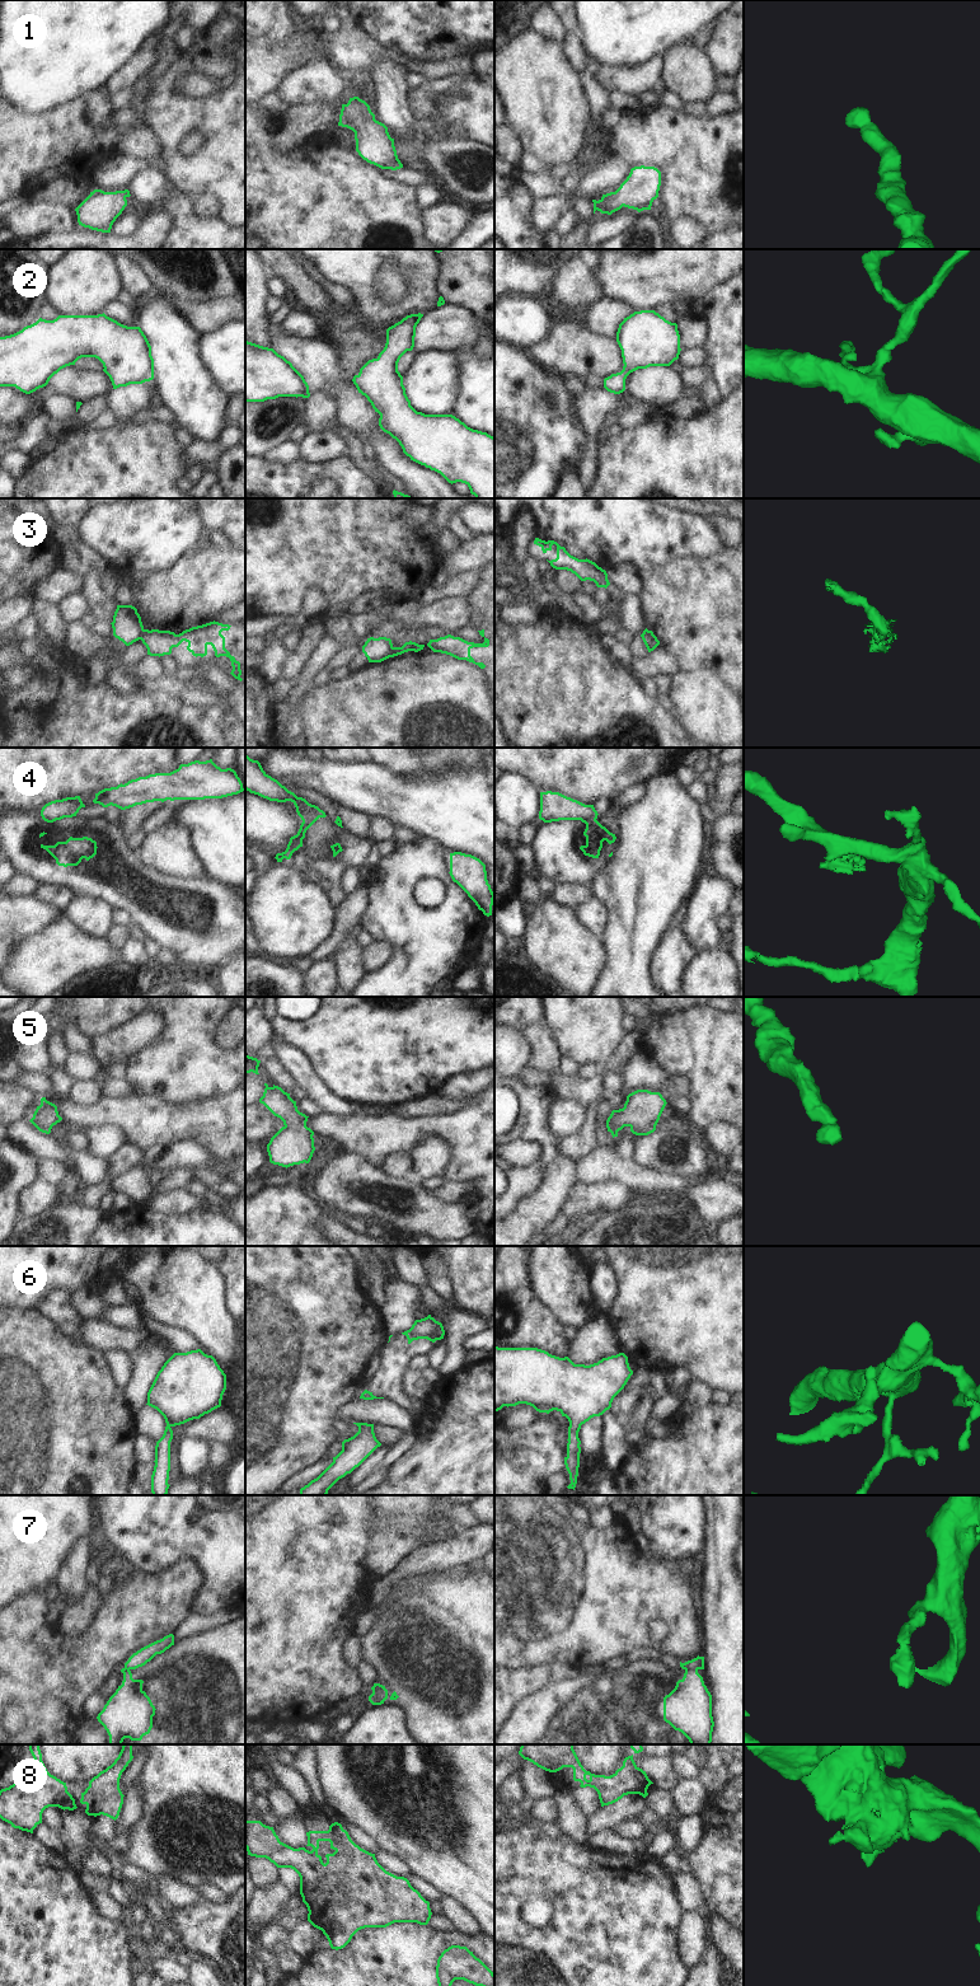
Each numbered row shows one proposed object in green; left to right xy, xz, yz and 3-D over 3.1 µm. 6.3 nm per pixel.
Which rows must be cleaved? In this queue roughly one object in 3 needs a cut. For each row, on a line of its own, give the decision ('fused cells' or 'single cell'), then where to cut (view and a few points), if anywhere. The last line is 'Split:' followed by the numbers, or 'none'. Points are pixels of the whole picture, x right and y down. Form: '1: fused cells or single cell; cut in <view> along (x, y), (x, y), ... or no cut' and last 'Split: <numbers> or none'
1: single cell; no cut
2: single cell; no cut
3: fused cells; cut in xy along (145, 630), (139, 638)
4: fused cells; cut in xz along (301, 827), (301, 844)
5: single cell; no cut
6: single cell; no cut
7: fused cells; cut in yz along (685, 1668), (694, 1668), (697, 1671)
8: single cell; no cut
Split: 3, 4, 7

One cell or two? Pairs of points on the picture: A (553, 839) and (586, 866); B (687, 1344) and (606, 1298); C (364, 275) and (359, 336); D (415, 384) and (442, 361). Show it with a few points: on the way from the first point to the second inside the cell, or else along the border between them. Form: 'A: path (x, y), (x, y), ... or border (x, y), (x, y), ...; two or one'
A: path (561, 847), (564, 851), (572, 852), (578, 858); one
B: border (612, 1269), (618, 1286), (615, 1298); two
C: border (355, 301), (364, 317), (376, 328), (385, 331); two
D: path (421, 383), (436, 368); one

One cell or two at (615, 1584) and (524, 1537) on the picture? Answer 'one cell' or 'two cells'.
one cell

